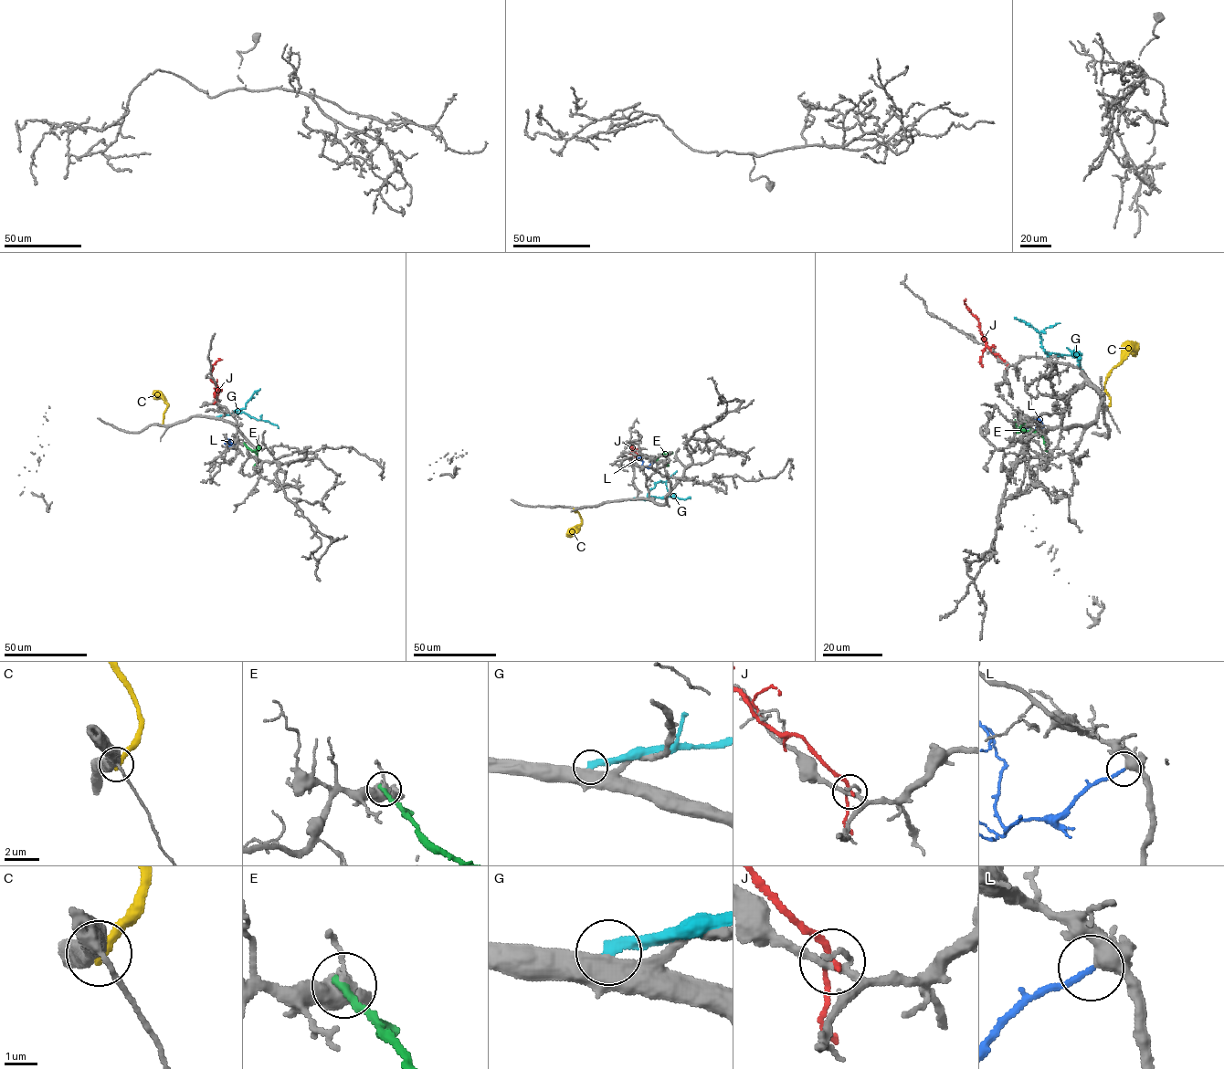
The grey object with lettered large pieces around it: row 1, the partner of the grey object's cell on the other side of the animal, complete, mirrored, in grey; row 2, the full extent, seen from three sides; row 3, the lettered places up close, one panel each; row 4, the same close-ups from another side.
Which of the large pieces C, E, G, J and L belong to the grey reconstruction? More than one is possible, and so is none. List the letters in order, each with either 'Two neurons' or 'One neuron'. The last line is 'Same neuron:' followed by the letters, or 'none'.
C: Two neurons
E: Two neurons
G: Two neurons
J: Two neurons
L: One neuron
Same neuron: L

